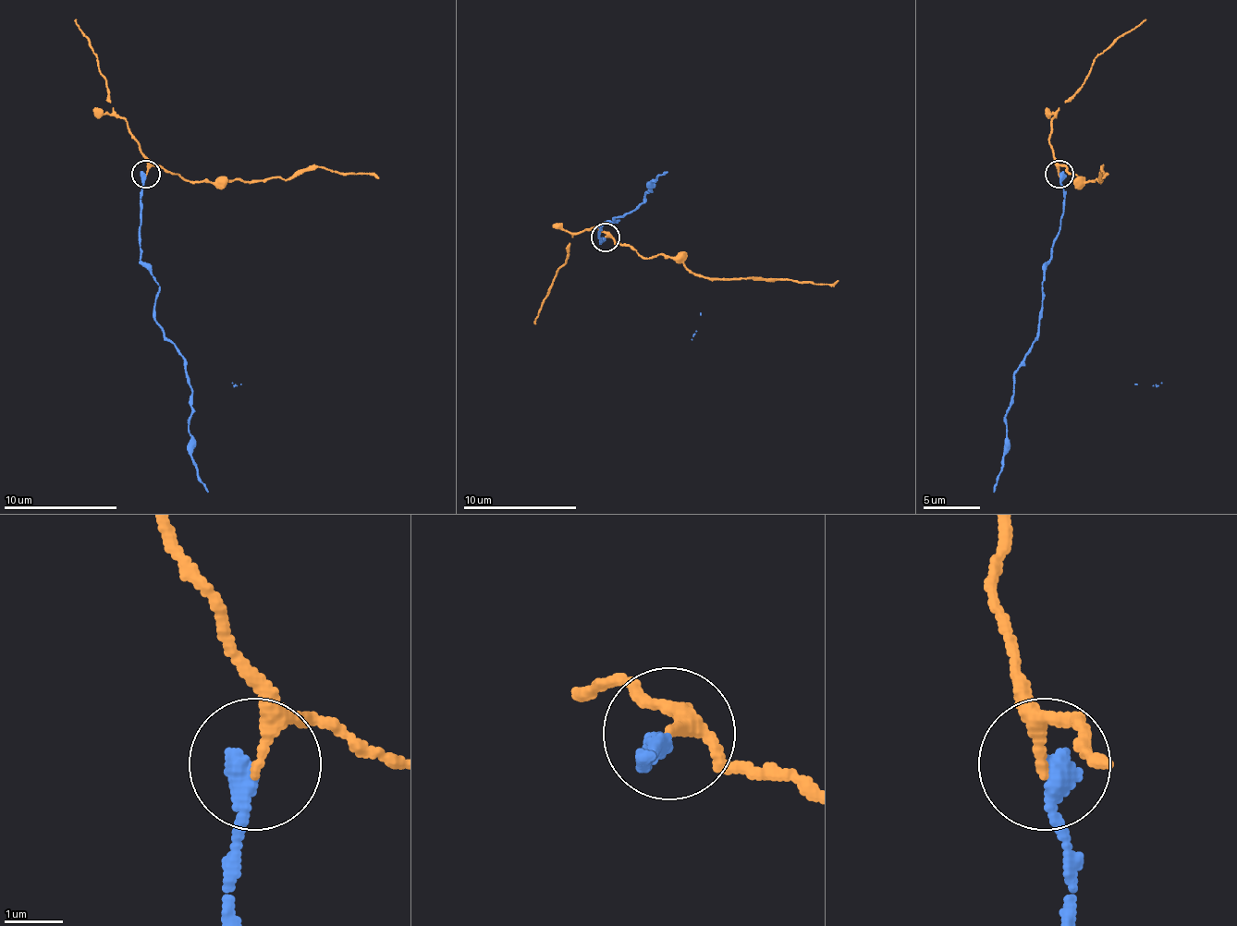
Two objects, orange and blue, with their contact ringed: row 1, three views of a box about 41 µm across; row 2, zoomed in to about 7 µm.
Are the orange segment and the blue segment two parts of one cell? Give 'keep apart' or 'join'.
join

